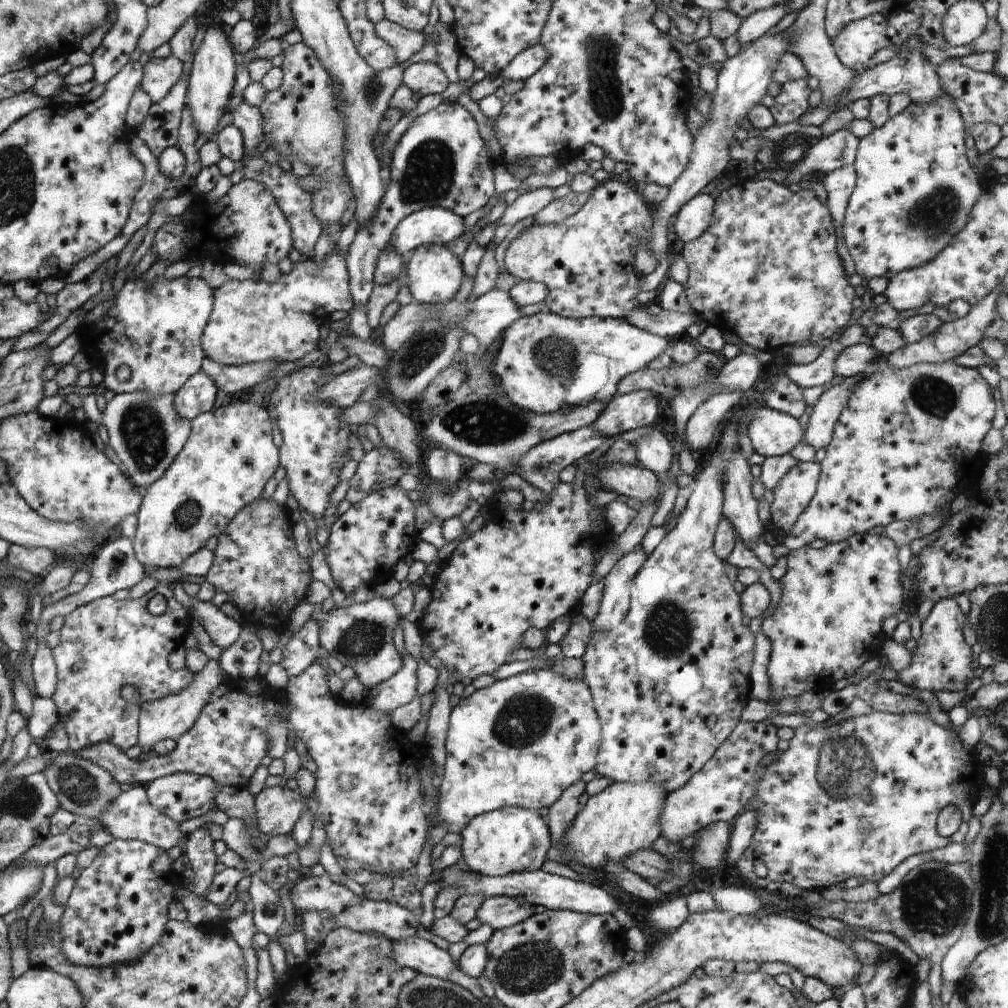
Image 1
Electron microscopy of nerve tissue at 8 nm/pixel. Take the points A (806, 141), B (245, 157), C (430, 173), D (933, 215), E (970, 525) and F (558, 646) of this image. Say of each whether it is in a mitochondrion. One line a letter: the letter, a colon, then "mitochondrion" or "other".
A: other
B: other
C: mitochondrion
D: mitochondrion
E: other
F: other

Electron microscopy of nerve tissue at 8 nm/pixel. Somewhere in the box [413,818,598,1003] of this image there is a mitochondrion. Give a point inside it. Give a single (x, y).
(530, 967)

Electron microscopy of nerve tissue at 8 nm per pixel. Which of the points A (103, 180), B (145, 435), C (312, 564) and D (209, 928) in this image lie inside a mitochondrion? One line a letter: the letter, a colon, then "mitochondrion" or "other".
A: other
B: mitochondrion
C: other
D: other

